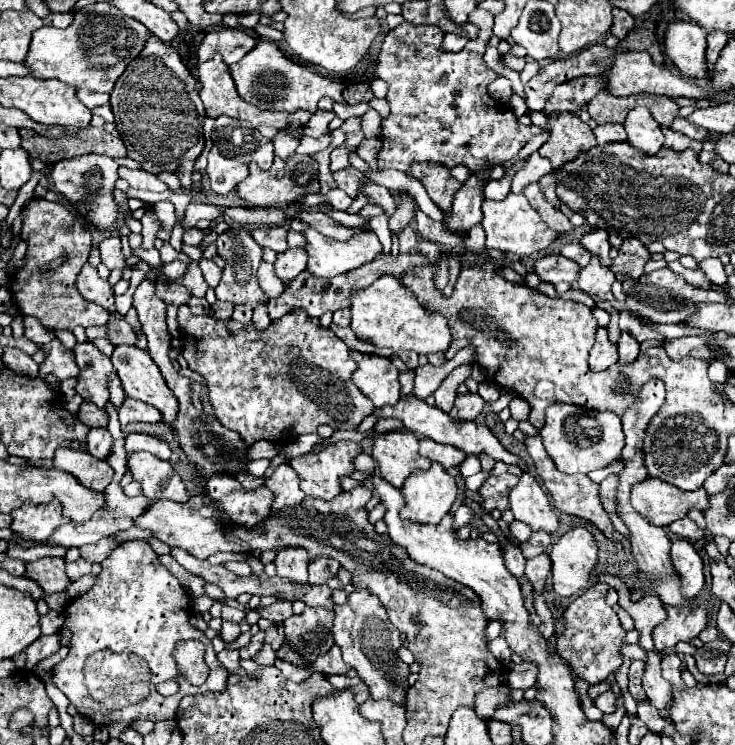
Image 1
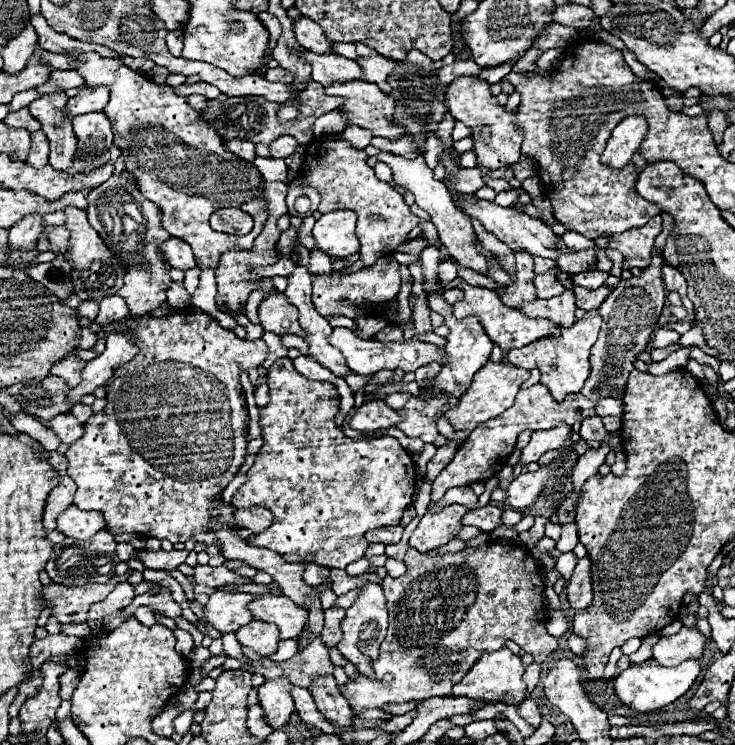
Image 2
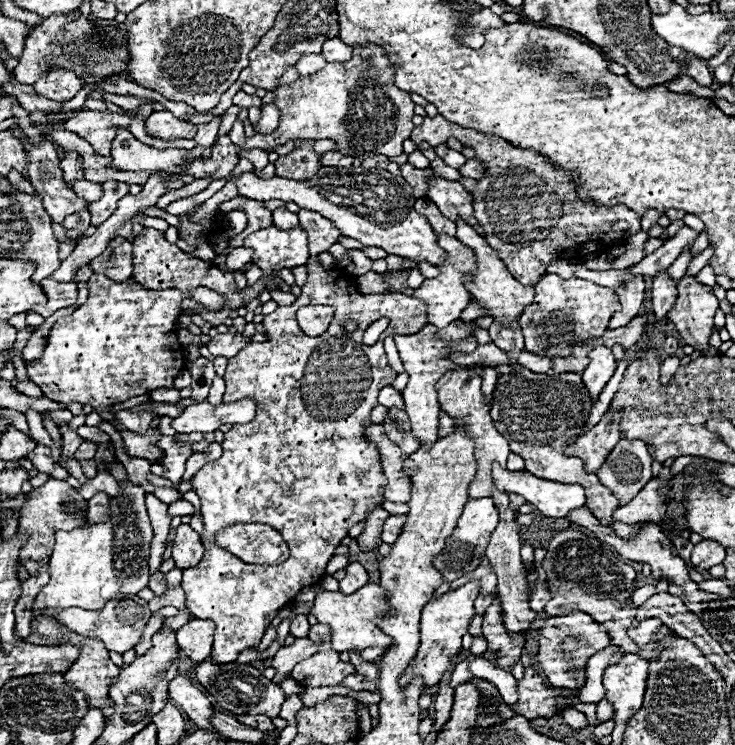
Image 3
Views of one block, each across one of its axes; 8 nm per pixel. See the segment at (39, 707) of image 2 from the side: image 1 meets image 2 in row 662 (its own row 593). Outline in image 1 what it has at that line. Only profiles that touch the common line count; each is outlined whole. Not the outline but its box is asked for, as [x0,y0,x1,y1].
[24,558,70,594]

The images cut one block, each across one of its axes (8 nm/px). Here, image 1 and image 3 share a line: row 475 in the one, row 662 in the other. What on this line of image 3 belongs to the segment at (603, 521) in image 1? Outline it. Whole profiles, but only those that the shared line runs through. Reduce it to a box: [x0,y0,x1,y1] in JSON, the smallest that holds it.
[538,612,610,688]

